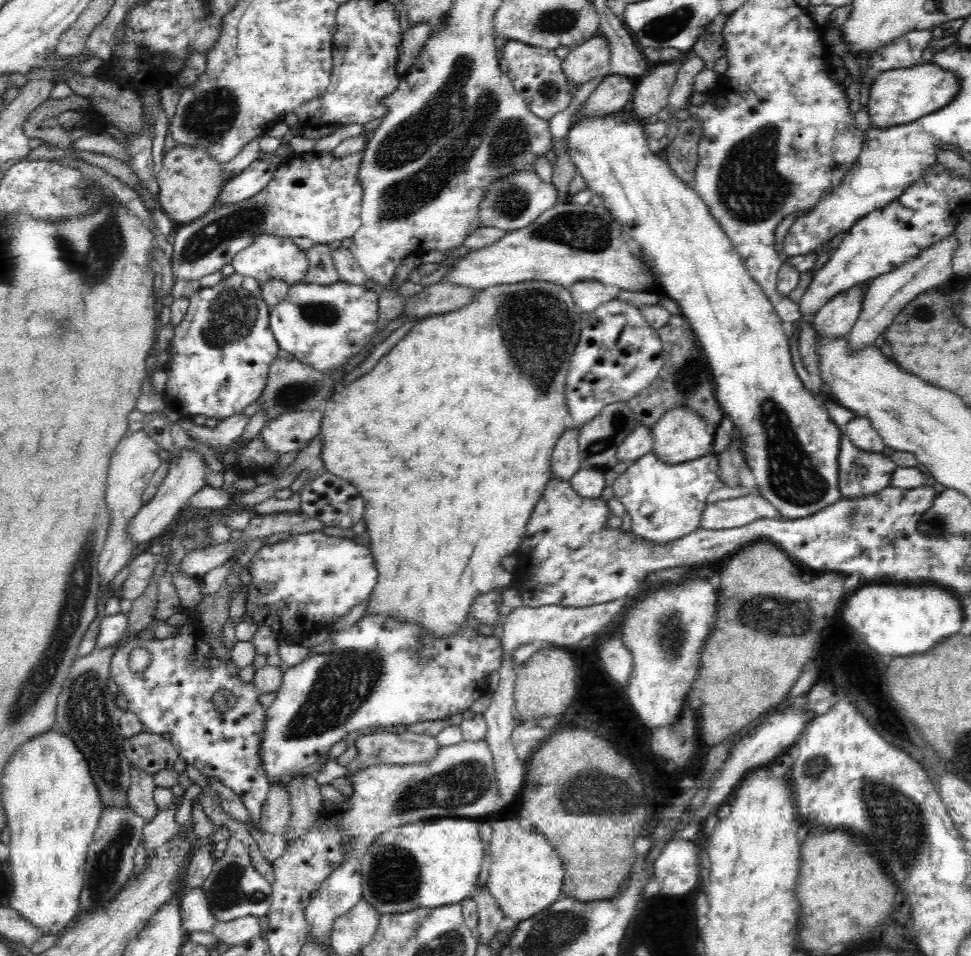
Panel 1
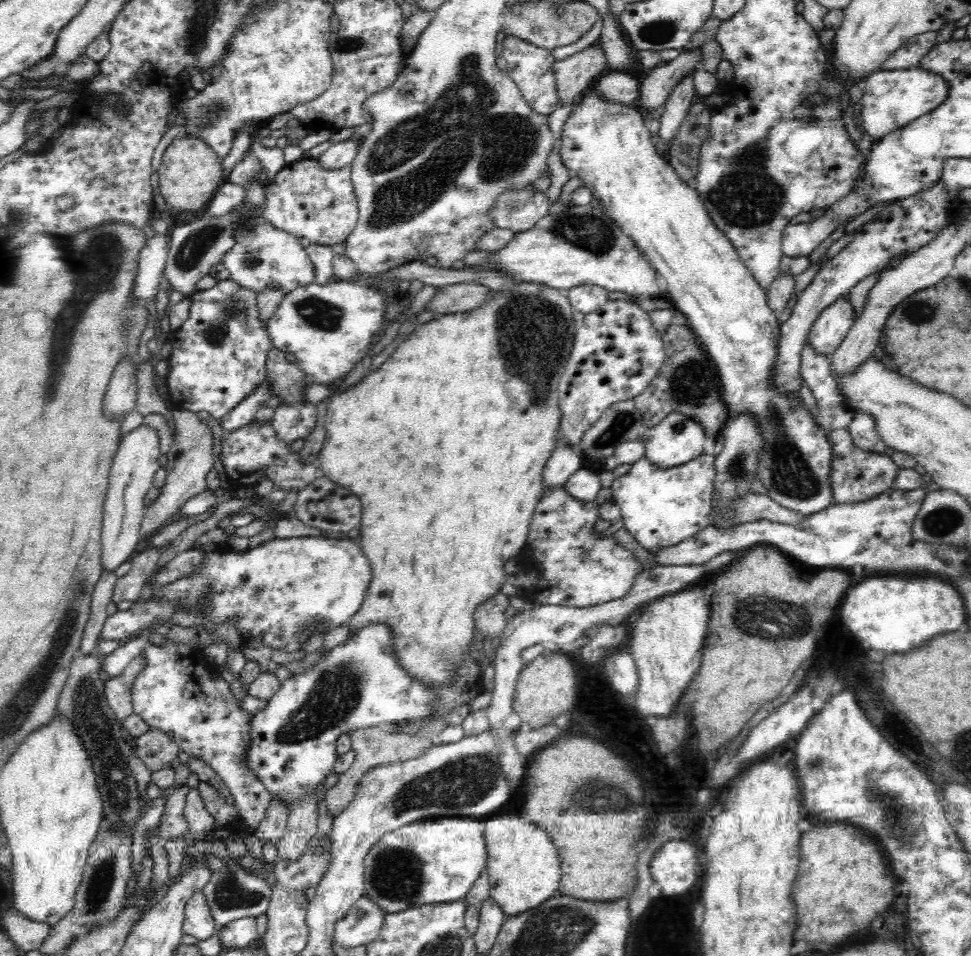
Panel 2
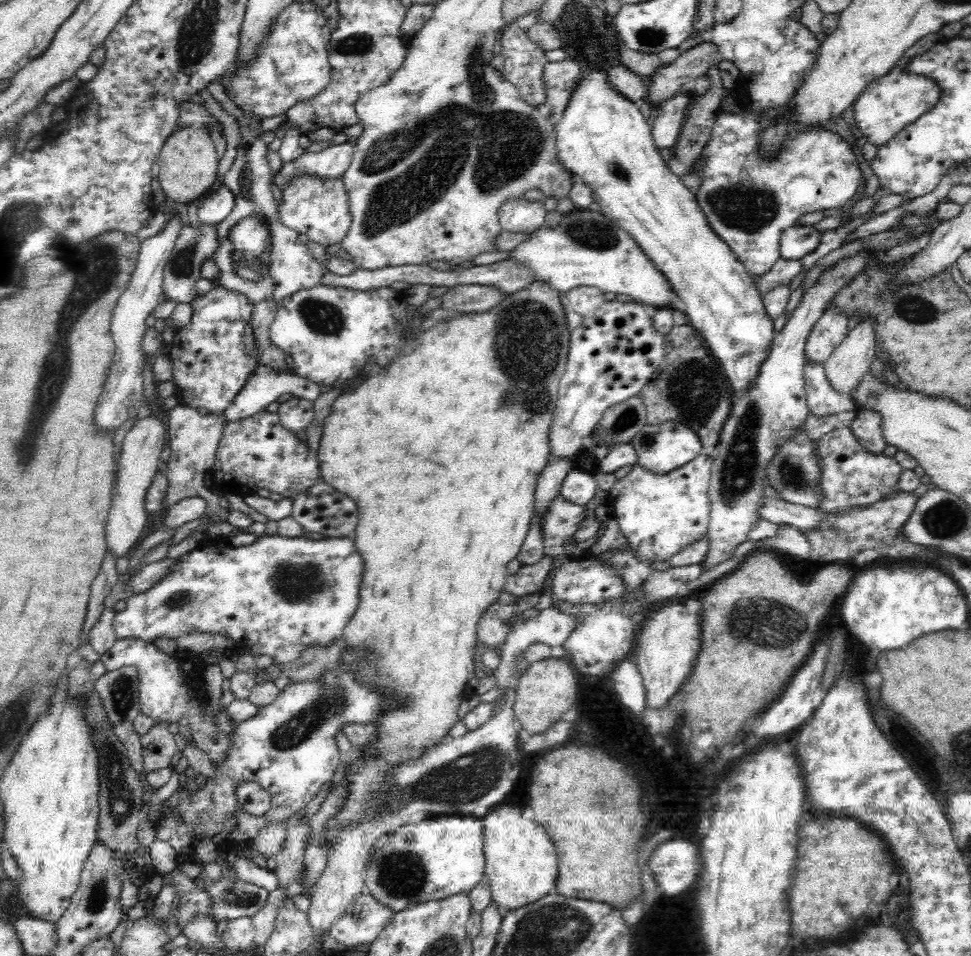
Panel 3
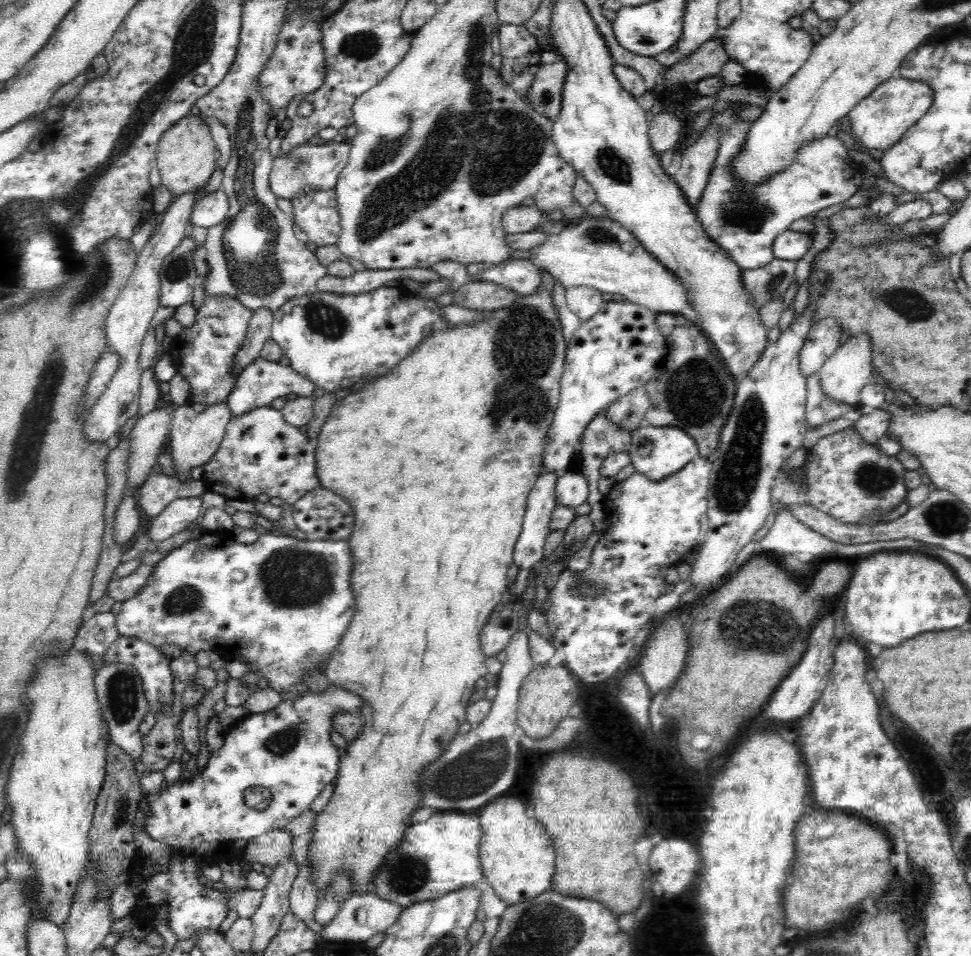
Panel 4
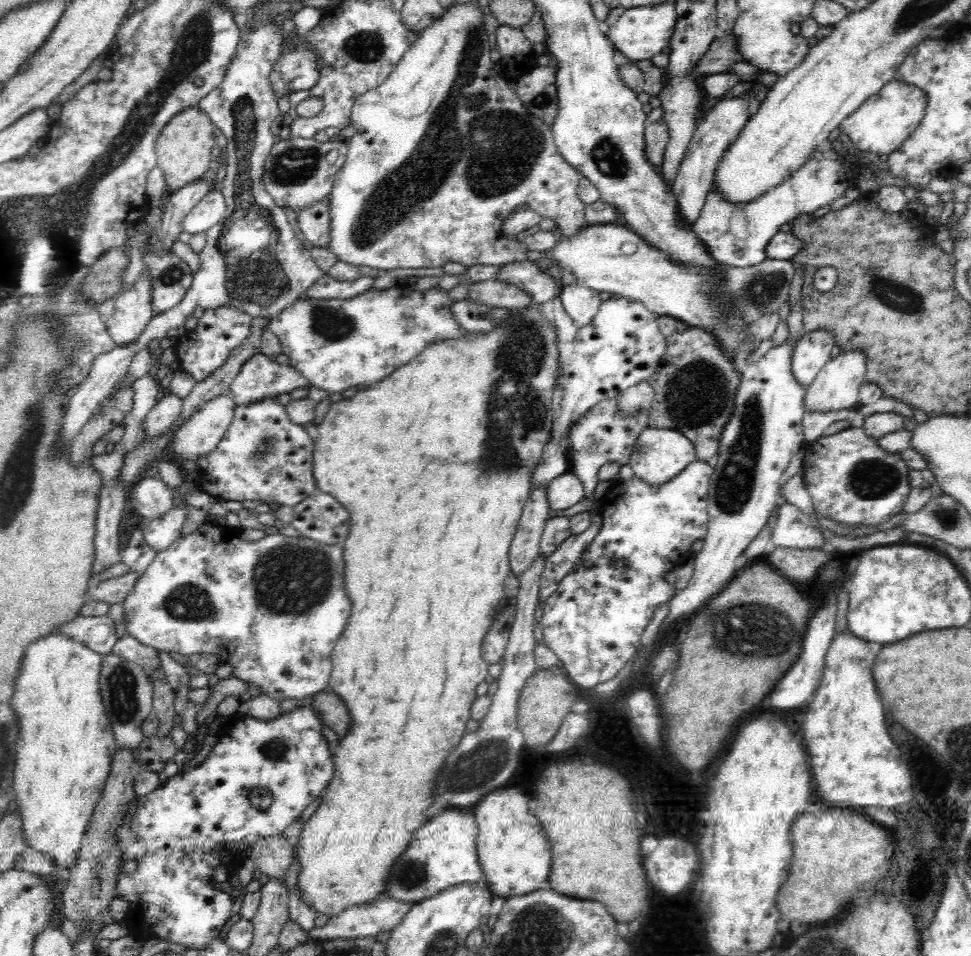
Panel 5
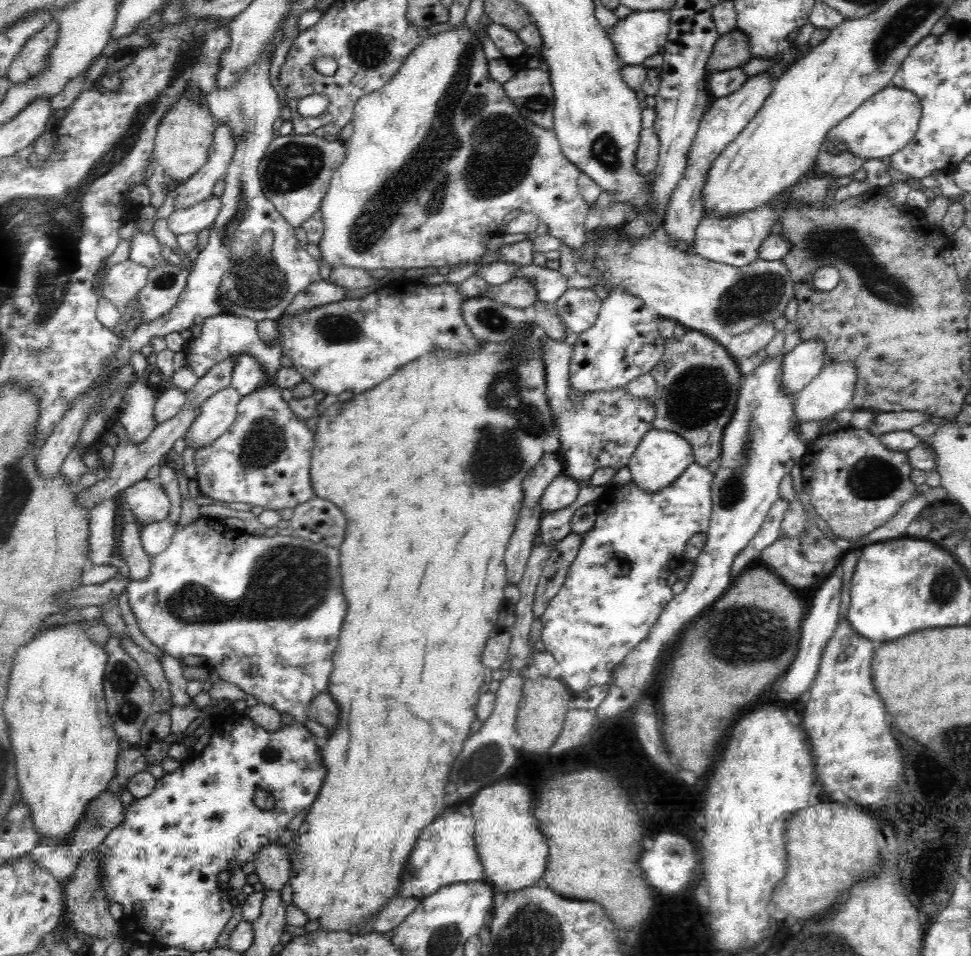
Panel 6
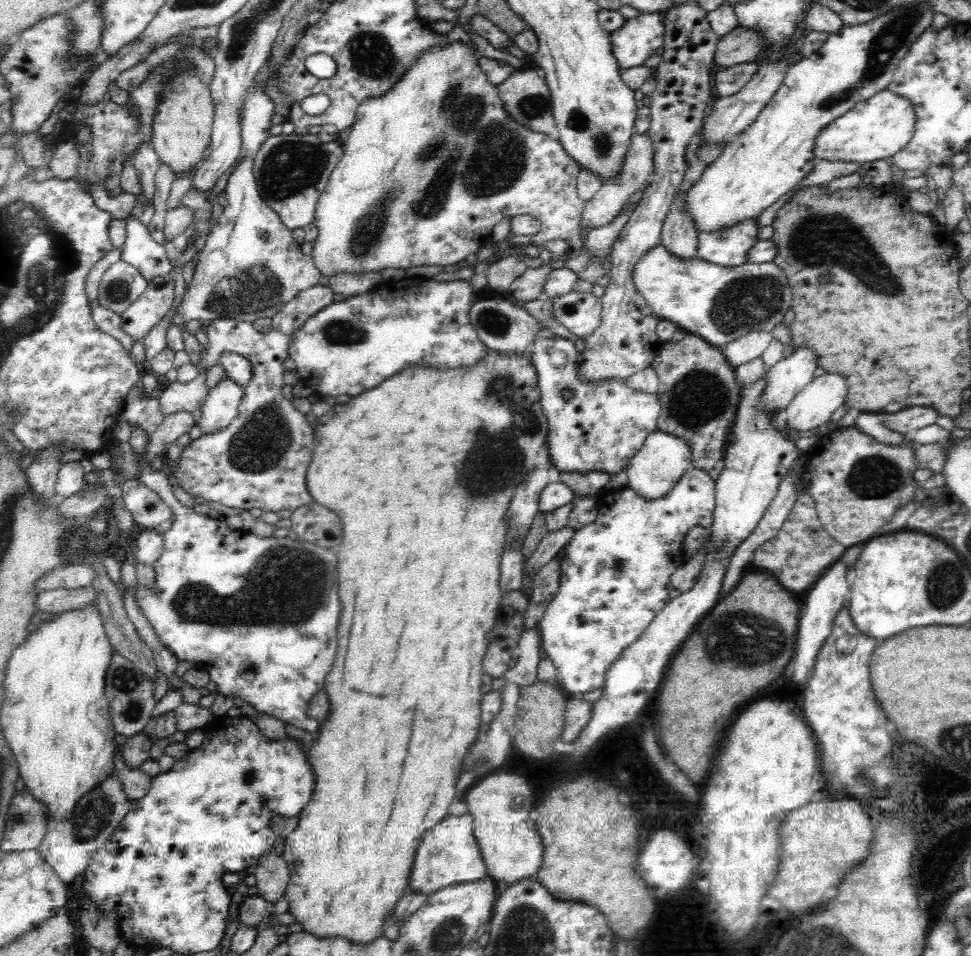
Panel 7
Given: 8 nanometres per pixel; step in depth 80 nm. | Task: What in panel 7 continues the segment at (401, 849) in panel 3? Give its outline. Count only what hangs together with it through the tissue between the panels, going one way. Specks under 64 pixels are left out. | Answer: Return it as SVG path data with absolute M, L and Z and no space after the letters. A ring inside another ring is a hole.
M469 812L461 816L446 815L432 832L426 832L415 852L409 880L409 892L430 895L437 890L465 882L474 882L487 875L487 868L473 833L473 818Z

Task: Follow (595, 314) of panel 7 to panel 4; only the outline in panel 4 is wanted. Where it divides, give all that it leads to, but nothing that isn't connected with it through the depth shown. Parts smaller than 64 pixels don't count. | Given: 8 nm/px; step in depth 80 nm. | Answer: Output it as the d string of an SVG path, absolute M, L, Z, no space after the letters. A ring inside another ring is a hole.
M585 286L566 288L565 298L568 308L578 316L580 322L590 320L604 303L600 291Z

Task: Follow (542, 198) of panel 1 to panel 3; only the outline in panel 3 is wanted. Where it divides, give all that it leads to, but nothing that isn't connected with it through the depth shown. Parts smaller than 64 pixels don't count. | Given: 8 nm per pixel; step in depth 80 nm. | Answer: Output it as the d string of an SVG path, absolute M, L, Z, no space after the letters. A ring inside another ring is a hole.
M524 197L506 201L498 209L503 230L513 233L533 233L544 224L546 211L541 201L530 202Z

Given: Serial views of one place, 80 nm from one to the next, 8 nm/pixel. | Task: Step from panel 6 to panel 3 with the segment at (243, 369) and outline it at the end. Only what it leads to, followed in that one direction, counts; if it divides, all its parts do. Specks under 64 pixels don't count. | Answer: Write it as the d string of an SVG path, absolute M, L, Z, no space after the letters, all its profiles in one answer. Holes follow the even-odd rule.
M261 361L259 364L248 374L244 386L240 388L237 396L234 396L234 400L224 410L226 415L226 421L228 424L230 422L237 422L250 417L250 414L256 414L260 410L265 410L265 408L278 400L278 397L285 392L293 394L294 397L305 398L314 402L318 396L320 396L320 386L314 382L310 382L297 374L294 374L290 368L282 368L282 370L276 370L275 368L270 368Z

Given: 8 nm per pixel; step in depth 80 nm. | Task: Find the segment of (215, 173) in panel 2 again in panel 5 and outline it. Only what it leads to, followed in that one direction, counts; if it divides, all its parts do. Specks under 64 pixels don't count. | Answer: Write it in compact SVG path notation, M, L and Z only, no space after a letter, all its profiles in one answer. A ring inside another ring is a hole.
M198 104L178 110L178 114L174 114L166 122L166 126L162 126L156 141L155 153L158 168L164 173L170 191L186 186L186 183L200 178L208 170L214 158L211 150L216 146L214 130L212 119L200 110Z

